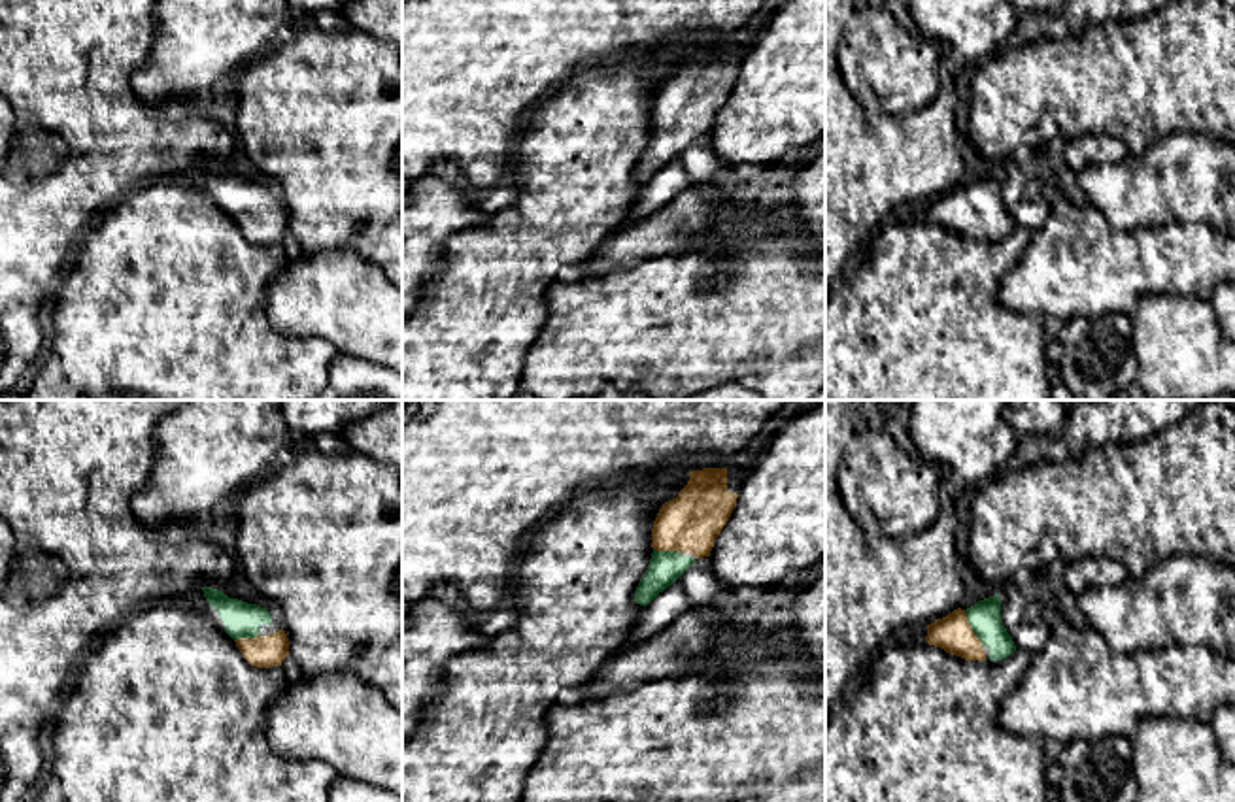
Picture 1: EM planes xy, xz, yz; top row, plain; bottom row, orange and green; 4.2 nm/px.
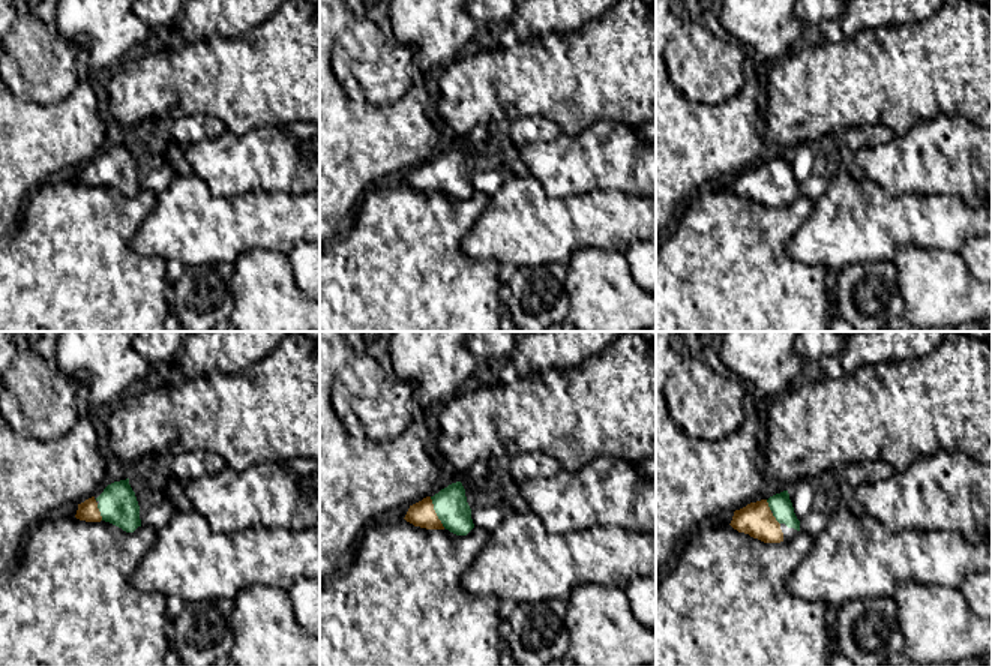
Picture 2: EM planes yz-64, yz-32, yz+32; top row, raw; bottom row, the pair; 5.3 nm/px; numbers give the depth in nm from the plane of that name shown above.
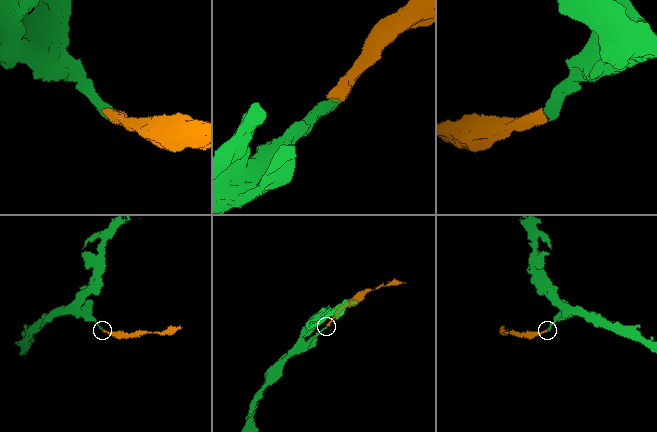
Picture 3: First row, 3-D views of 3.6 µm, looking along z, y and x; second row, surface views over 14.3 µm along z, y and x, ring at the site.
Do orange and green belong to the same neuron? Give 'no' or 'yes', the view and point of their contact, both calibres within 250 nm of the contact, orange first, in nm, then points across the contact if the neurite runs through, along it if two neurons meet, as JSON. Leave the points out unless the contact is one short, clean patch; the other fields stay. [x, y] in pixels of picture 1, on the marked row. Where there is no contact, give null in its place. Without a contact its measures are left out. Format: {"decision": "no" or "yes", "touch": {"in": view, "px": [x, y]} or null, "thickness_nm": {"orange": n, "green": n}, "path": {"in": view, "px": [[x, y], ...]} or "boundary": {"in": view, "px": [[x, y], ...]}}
{"decision": "yes", "touch": {"in": "yz", "px": [971, 629]}, "thickness_nm": {"orange": 160, "green": 140}, "path": {"in": "yz", "px": [[952, 633], [971, 629], [984, 618]]}}

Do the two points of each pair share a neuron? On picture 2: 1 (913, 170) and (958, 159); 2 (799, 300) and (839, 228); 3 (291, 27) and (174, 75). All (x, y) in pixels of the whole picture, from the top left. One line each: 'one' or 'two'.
1: one
2: two
3: one

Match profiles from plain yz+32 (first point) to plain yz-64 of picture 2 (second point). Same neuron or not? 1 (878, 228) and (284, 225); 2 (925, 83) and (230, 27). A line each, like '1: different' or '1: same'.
1: same
2: different

